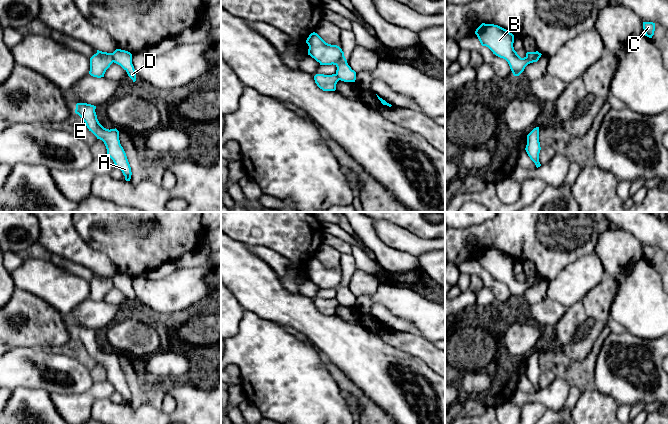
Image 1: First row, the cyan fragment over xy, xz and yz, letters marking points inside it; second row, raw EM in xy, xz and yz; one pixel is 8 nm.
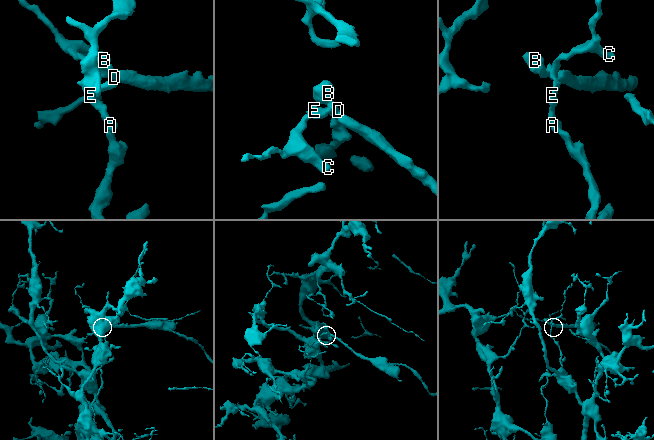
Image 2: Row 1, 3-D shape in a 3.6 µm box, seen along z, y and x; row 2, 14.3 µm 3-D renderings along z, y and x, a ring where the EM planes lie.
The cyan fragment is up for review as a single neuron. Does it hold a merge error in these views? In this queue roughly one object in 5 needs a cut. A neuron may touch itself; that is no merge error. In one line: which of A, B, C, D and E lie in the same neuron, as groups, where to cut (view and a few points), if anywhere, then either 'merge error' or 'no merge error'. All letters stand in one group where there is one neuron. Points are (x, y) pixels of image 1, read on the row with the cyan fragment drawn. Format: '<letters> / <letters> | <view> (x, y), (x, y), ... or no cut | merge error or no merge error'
A C E / B D | xy (112, 53), (114, 61) | merge error

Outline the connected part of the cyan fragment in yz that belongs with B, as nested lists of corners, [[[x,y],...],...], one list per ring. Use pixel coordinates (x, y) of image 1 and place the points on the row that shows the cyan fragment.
[[[482,23],[476,29],[475,34],[482,46],[488,47],[493,54],[508,62],[514,76],[519,76],[524,71],[525,67],[534,61],[535,52],[527,52],[526,56],[521,58],[513,47],[514,35],[498,25]]]

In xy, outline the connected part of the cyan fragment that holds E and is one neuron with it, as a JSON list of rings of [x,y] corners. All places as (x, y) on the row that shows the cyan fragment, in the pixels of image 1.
[[[77,103],[75,113],[78,114],[85,122],[89,131],[97,139],[104,142],[107,155],[113,160],[115,167],[120,169],[125,176],[126,181],[131,179],[131,167],[128,162],[126,153],[120,144],[119,131],[115,129],[106,129],[98,121],[95,112],[96,106],[87,103]]]

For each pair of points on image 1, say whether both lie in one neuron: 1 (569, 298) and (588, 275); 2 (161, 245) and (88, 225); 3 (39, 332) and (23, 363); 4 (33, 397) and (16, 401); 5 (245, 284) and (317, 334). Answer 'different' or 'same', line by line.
1: same
2: same
3: different
4: same
5: same

